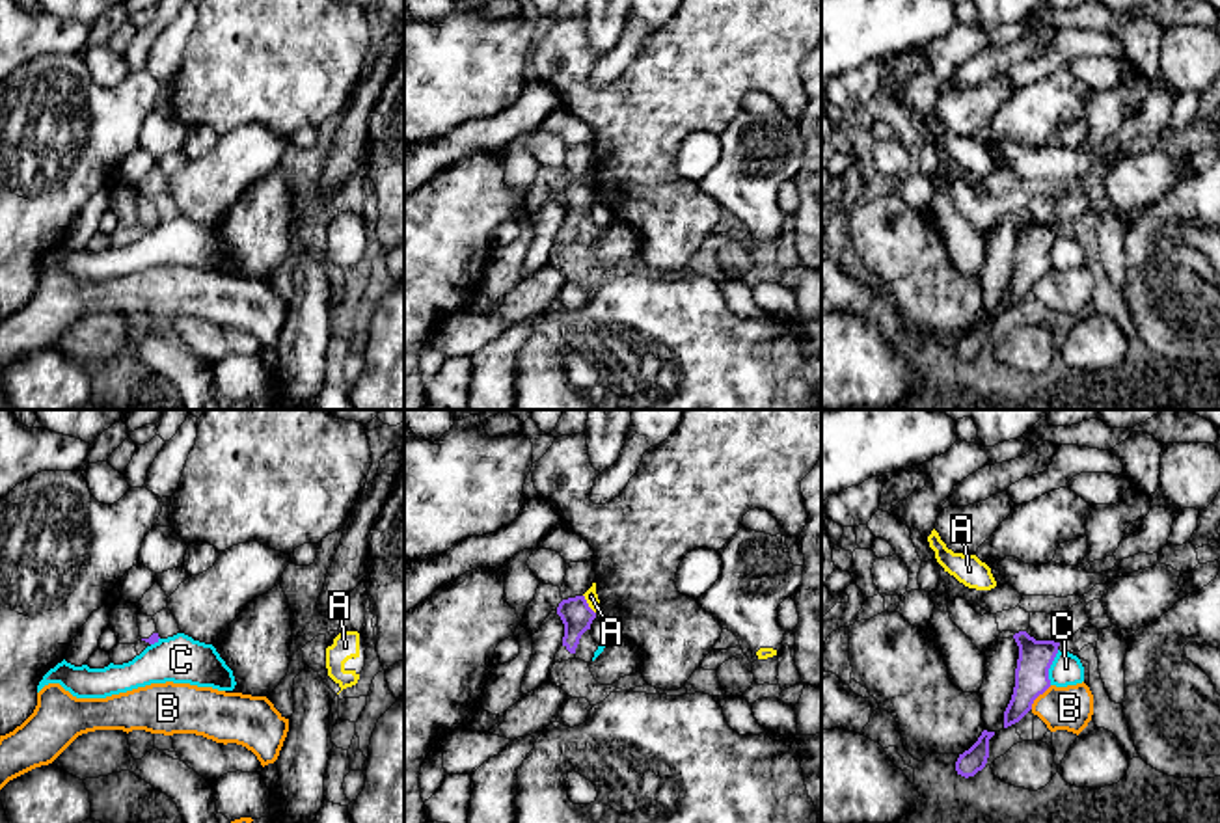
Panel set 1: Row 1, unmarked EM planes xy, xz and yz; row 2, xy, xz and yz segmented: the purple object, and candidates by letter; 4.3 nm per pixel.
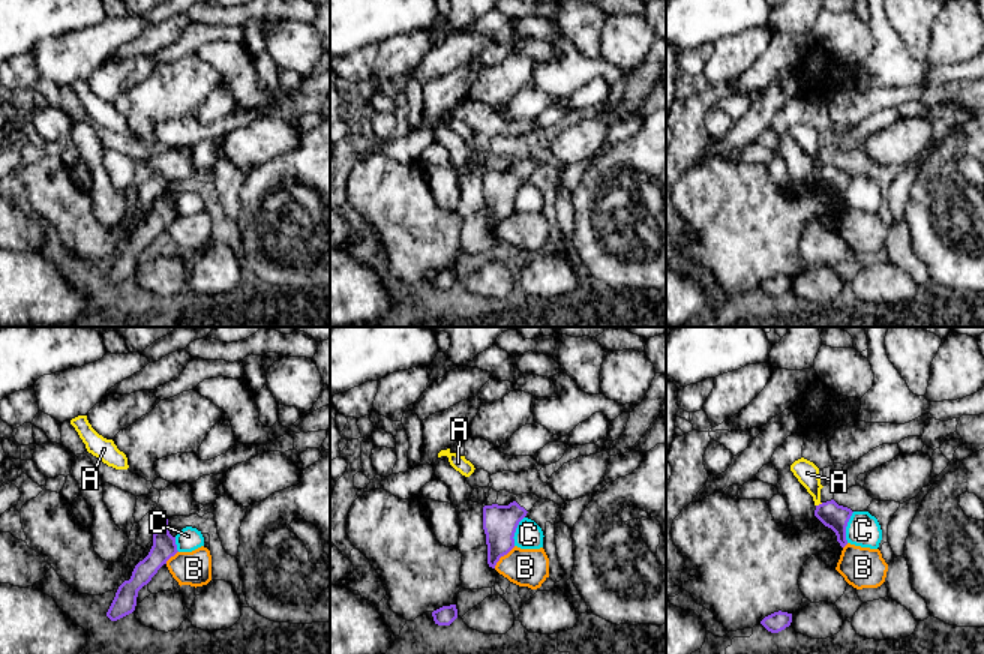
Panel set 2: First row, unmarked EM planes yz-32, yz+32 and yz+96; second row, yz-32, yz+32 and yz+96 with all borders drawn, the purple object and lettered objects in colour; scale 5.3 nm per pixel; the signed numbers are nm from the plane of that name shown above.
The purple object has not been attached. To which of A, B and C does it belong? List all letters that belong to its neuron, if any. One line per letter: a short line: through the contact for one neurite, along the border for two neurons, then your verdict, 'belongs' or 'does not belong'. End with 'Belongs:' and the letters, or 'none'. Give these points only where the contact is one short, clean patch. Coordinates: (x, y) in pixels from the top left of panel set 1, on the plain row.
A: line xz (583, 177), (595, 196); does not belong
B: line yz (1051, 269), (1030, 291); does not belong
C: line yz (1058, 233), (1049, 252), (1049, 267); does not belong
Belongs: none

